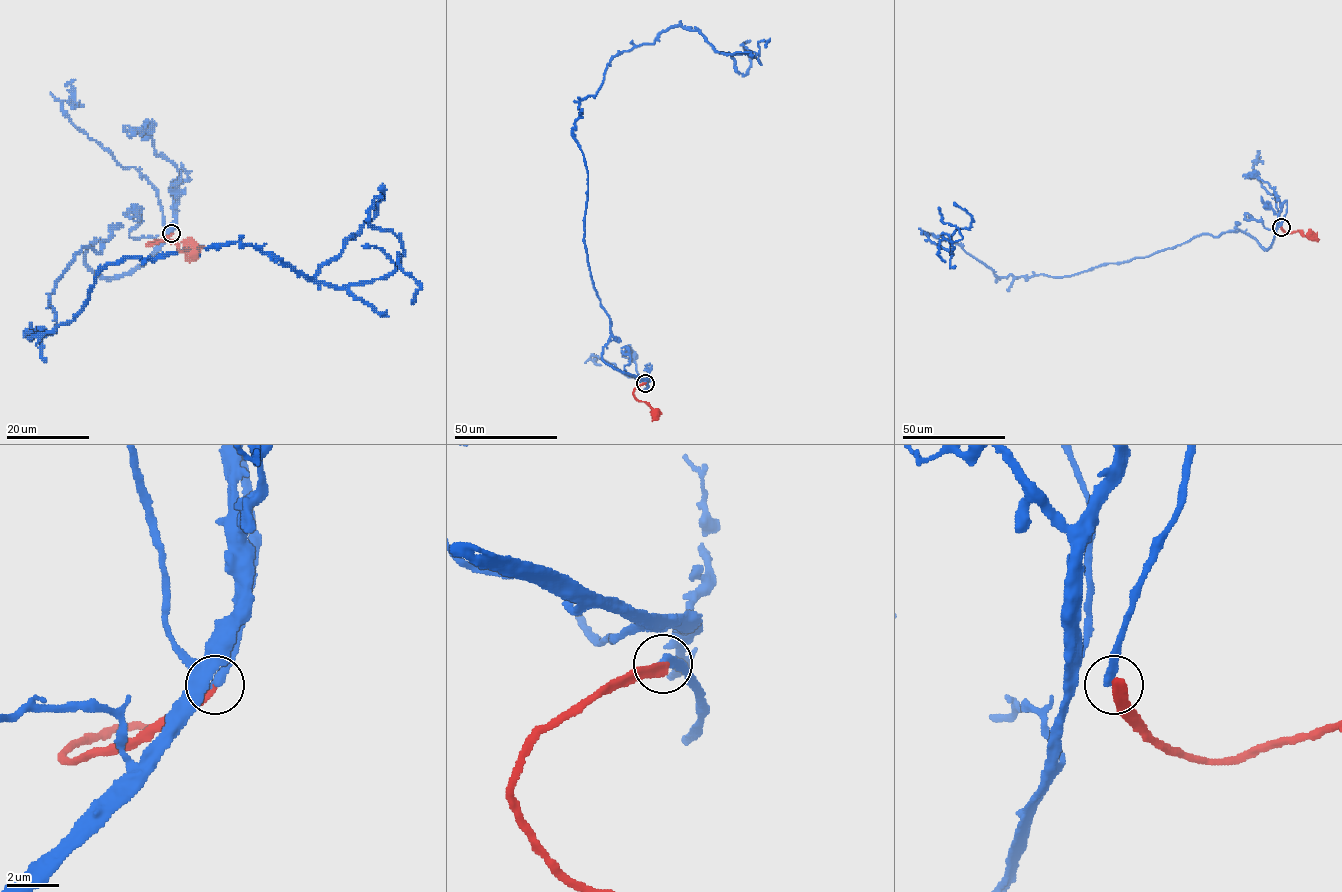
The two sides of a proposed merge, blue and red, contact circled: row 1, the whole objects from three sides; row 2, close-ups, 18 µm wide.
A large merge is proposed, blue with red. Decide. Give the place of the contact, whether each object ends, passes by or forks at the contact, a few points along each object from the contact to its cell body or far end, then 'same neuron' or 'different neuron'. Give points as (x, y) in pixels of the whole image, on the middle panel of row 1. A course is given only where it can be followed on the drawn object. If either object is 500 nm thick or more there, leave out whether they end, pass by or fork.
place (645, 383); blue passes by; red ends; course blue (645, 382), (602, 359), (610, 320), (585, 246), (580, 101), (613, 57), (670, 28), (761, 64), (750, 40); course red (645, 383), (638, 386), (633, 394), (656, 413); different neuron

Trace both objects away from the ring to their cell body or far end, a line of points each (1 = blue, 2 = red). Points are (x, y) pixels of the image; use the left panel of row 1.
1: (171, 234), (174, 181), (158, 247), (114, 277), (82, 248), (26, 333), (125, 258), (381, 279), (383, 195)
2: (171, 234), (147, 245), (157, 240), (174, 241), (182, 251), (193, 250)

